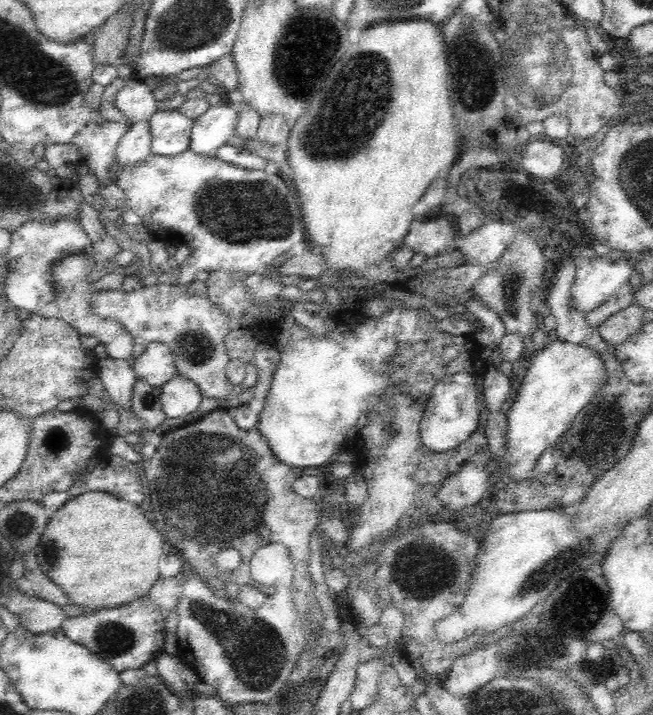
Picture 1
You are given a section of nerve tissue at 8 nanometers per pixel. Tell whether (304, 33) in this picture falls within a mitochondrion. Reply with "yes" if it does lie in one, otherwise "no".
yes

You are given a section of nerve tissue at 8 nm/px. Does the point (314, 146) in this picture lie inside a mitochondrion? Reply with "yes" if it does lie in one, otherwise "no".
yes

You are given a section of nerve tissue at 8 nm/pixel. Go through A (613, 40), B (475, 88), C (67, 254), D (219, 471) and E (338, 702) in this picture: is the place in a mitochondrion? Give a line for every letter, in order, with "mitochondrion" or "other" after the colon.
A: other
B: mitochondrion
C: mitochondrion
D: mitochondrion
E: other

